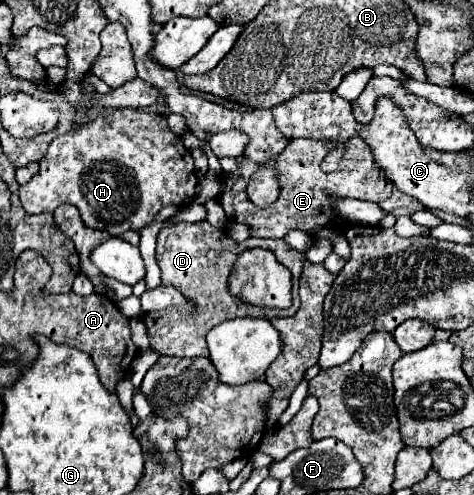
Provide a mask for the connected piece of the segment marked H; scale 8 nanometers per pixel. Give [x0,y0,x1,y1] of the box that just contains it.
[19,111,197,235]

